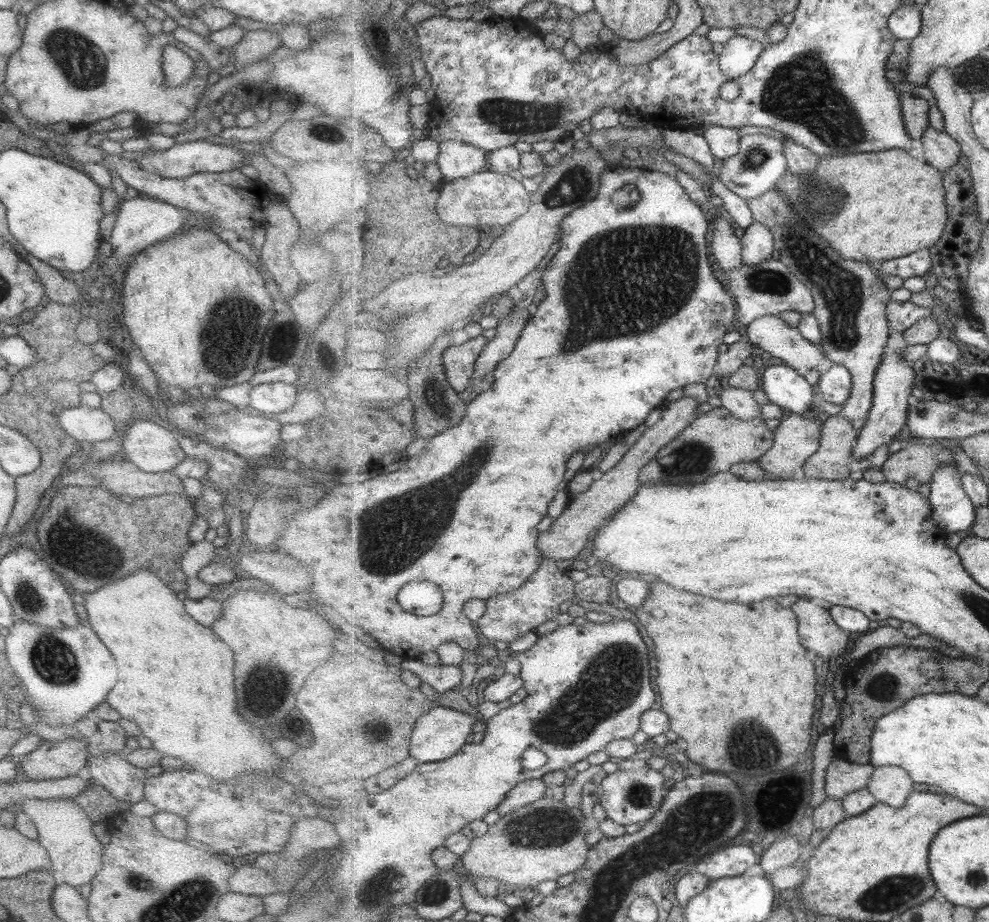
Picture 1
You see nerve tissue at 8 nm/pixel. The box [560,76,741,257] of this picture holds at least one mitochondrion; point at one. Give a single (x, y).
(630, 196)

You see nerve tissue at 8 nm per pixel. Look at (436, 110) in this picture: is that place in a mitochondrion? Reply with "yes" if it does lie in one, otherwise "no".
no

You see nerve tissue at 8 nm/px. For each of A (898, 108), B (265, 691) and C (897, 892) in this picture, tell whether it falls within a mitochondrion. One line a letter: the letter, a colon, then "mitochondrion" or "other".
A: other
B: mitochondrion
C: mitochondrion

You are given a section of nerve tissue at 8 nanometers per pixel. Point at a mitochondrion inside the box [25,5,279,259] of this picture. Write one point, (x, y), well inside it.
(80, 62)

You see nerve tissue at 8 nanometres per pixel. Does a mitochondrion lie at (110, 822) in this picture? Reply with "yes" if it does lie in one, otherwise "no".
no

